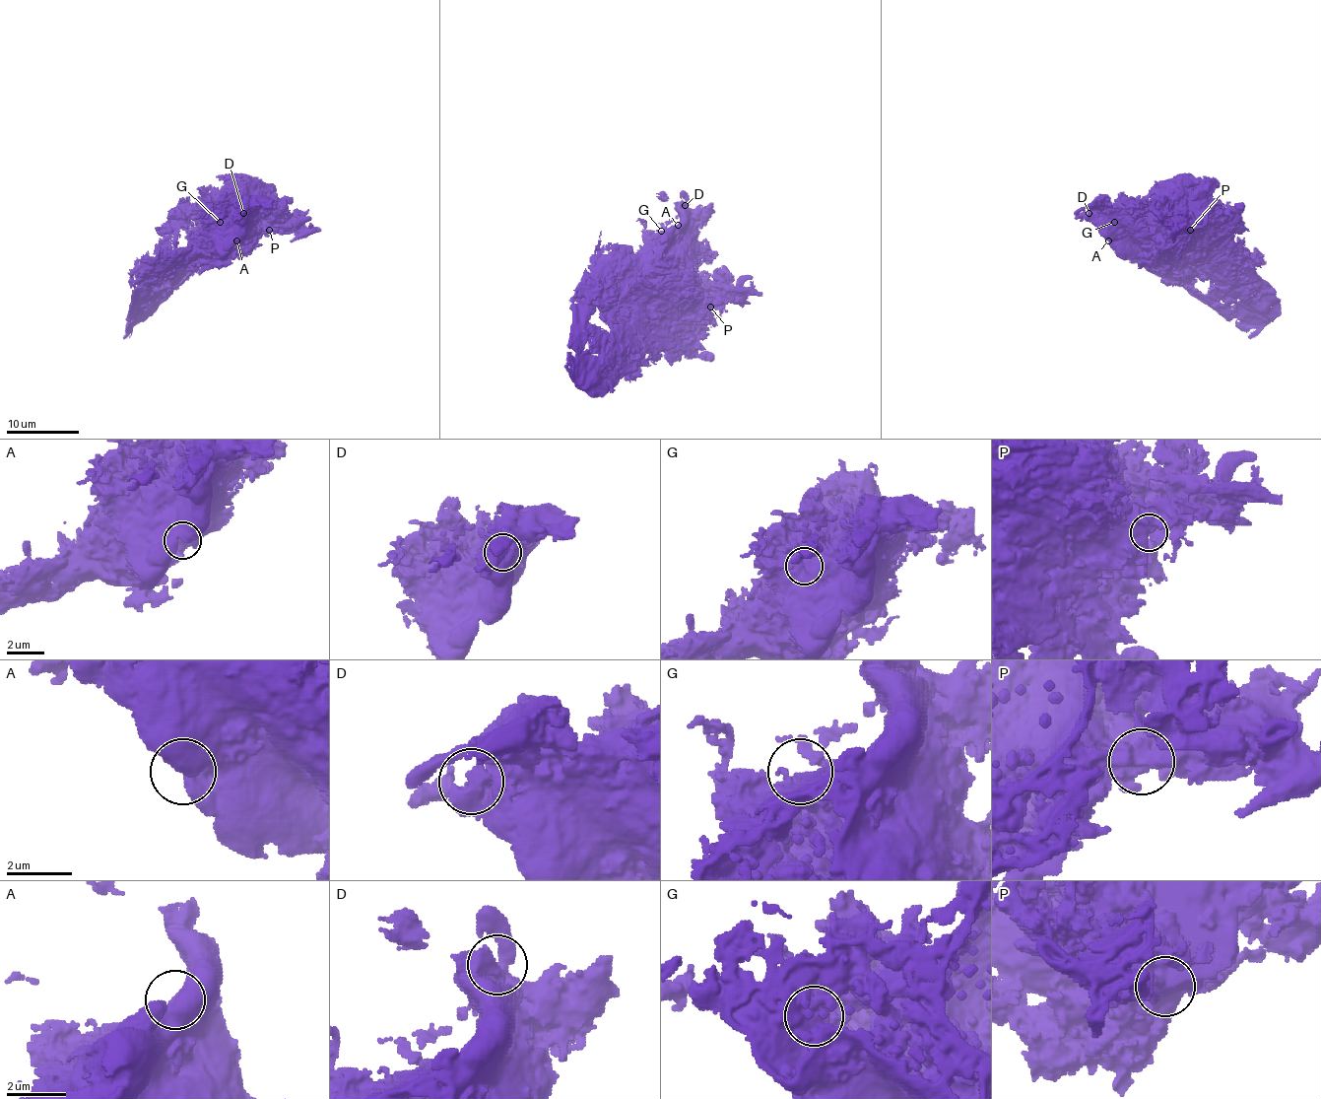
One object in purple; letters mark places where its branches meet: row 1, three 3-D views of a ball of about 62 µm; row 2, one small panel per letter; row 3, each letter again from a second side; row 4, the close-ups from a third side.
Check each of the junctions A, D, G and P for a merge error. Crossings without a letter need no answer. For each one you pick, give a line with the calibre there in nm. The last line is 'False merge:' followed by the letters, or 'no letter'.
False merge: no letter

